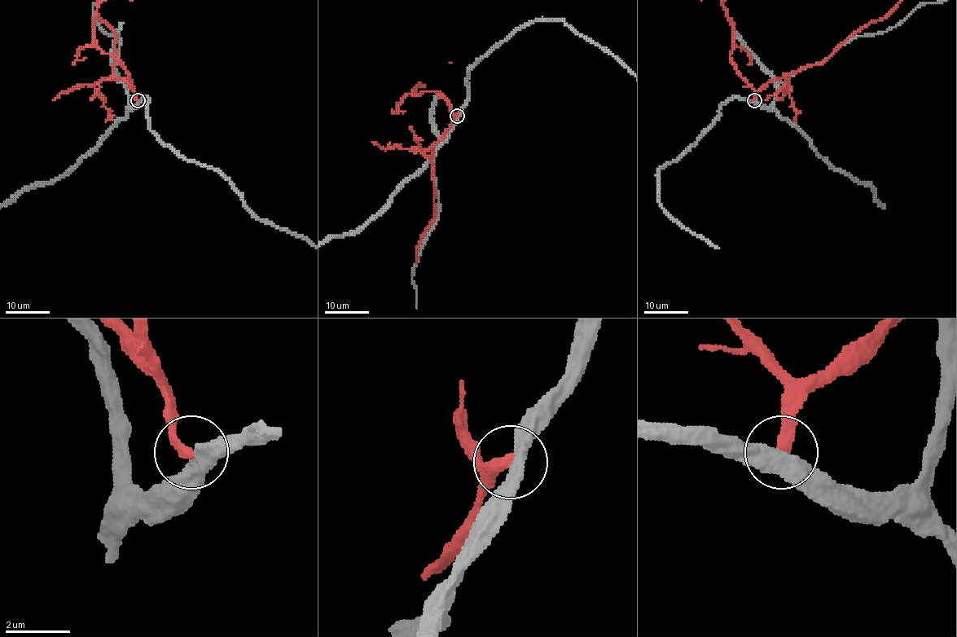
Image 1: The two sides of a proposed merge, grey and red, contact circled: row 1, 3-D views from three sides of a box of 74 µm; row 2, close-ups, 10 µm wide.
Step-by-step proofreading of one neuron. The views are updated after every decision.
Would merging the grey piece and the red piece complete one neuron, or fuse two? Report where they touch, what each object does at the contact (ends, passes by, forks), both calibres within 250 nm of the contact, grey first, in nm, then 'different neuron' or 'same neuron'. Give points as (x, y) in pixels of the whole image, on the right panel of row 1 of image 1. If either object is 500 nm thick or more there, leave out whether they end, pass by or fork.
at (754, 100); grey passes by; red ends there; 440 nm thick on the grey side, 360 nm on the other; different neuron

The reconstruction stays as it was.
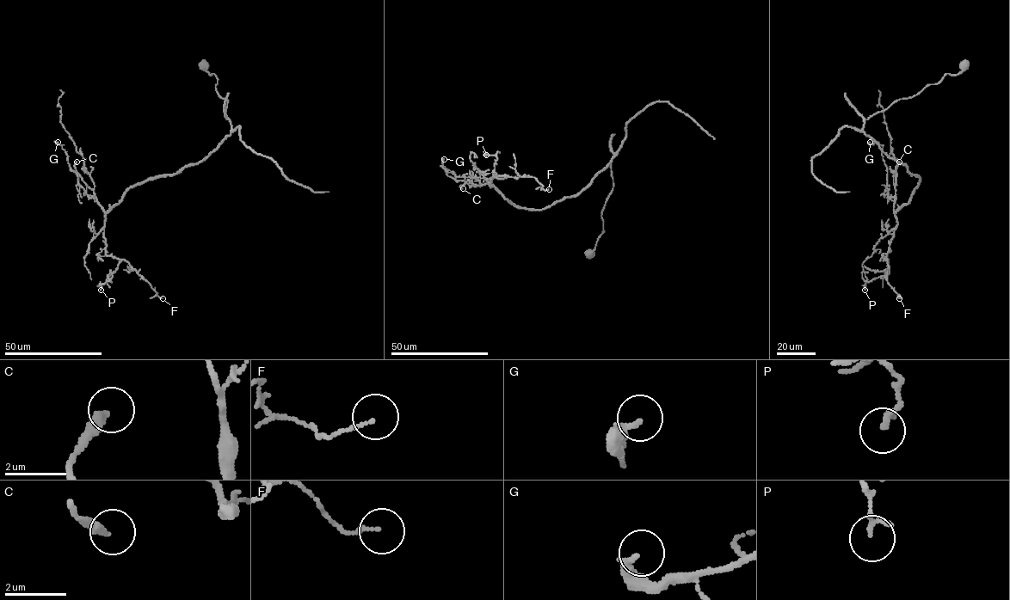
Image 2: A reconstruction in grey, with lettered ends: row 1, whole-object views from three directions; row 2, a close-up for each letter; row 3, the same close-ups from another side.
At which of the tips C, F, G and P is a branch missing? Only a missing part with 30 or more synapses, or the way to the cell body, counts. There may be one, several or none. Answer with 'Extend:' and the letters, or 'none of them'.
Extend: none of them

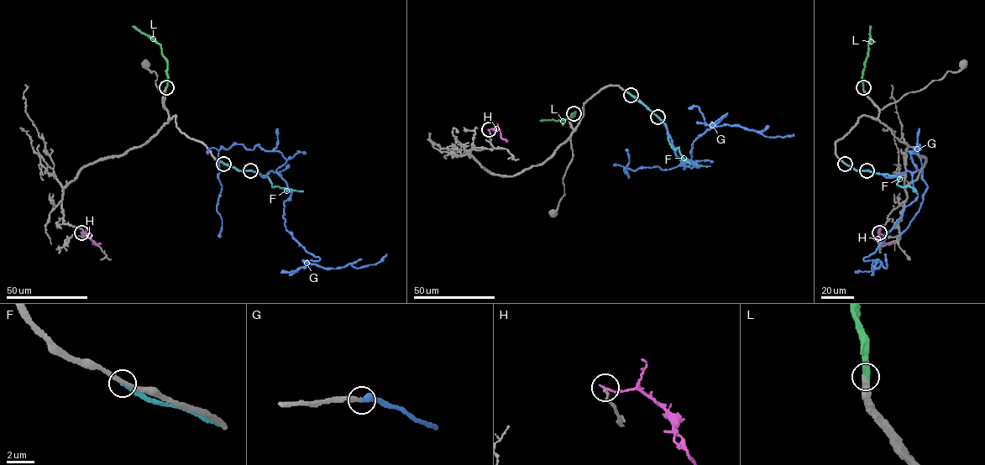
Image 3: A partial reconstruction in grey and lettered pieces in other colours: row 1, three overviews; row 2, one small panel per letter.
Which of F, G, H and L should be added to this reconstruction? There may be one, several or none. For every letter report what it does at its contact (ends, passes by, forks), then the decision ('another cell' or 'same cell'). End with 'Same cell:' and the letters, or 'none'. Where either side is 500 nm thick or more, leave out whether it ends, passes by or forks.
F: it ends there; another cell
G: it ends there; same cell
H: it ends there; another cell
L: it ends there; same cell
Same cell: G, L

